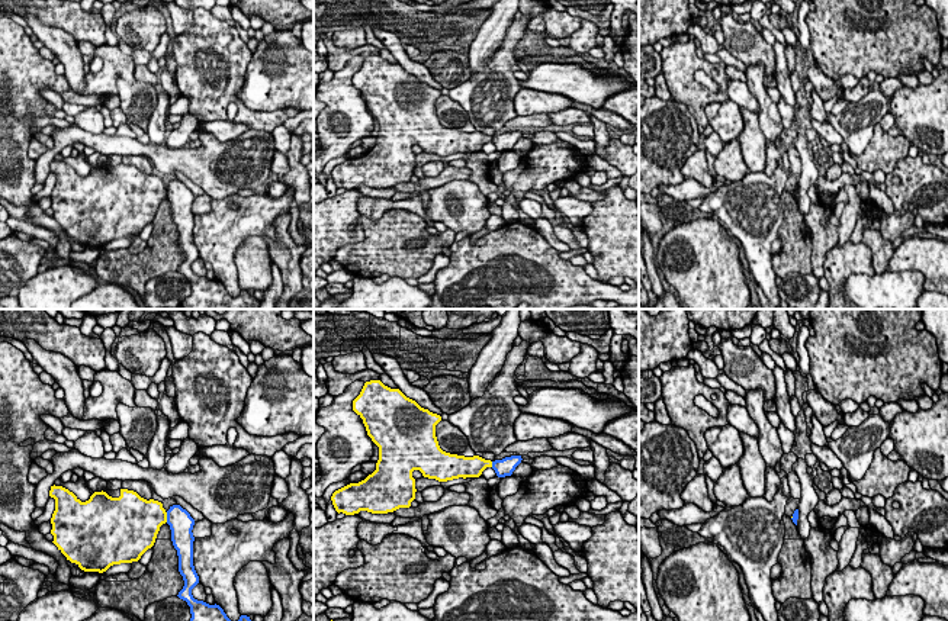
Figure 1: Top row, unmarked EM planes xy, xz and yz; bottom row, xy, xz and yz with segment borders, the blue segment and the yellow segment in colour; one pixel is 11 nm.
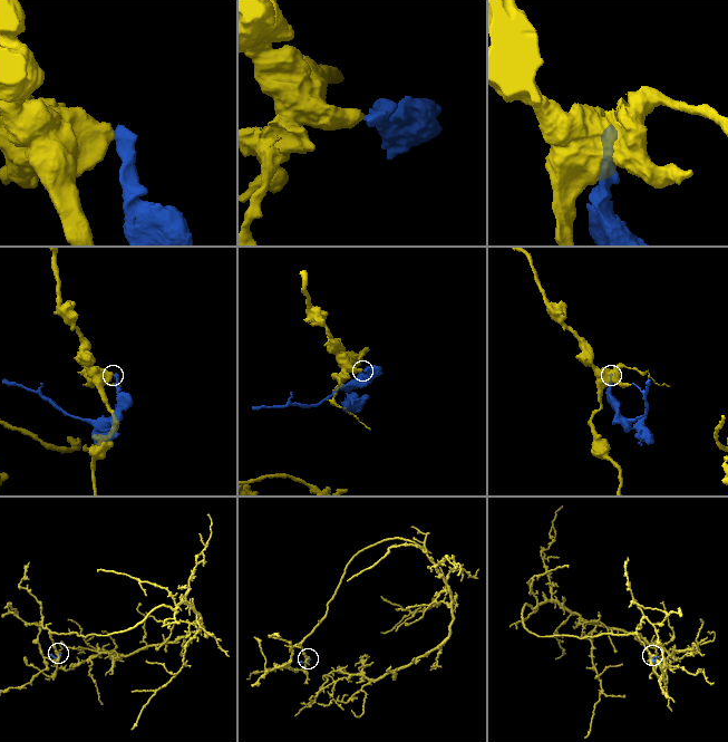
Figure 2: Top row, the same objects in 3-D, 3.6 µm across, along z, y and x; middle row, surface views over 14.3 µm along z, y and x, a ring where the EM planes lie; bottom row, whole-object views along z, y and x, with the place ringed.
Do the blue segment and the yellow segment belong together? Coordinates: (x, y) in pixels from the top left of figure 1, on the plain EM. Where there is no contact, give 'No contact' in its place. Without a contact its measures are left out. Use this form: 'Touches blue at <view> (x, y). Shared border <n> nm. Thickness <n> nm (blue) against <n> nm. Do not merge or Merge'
Touches blue at xy (167, 192). Shared border 110 nm. Thickness 260 nm (blue) against 380 nm. Do not merge

